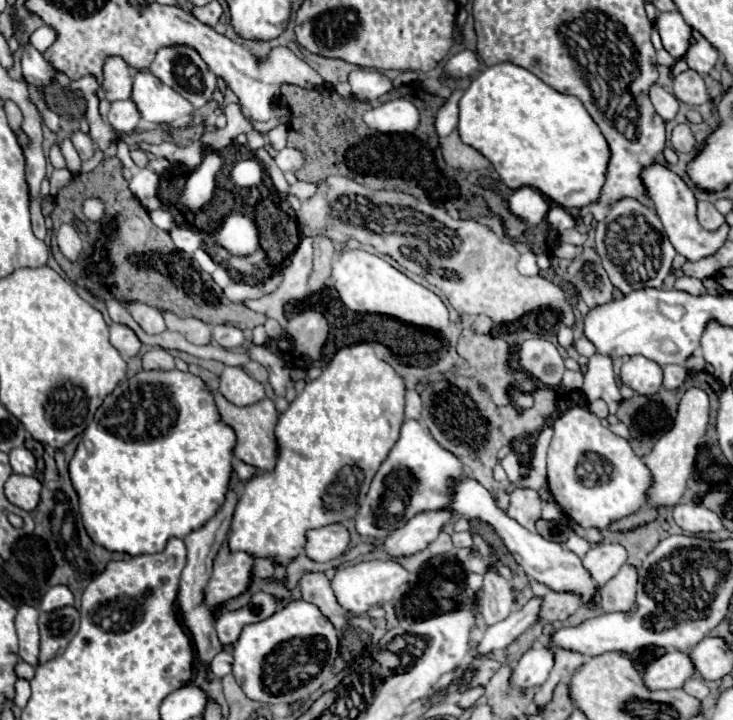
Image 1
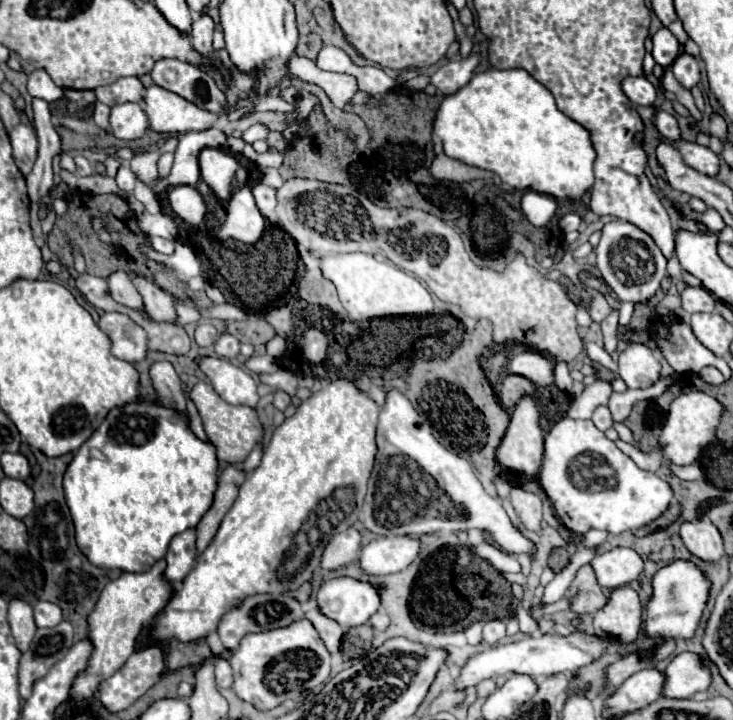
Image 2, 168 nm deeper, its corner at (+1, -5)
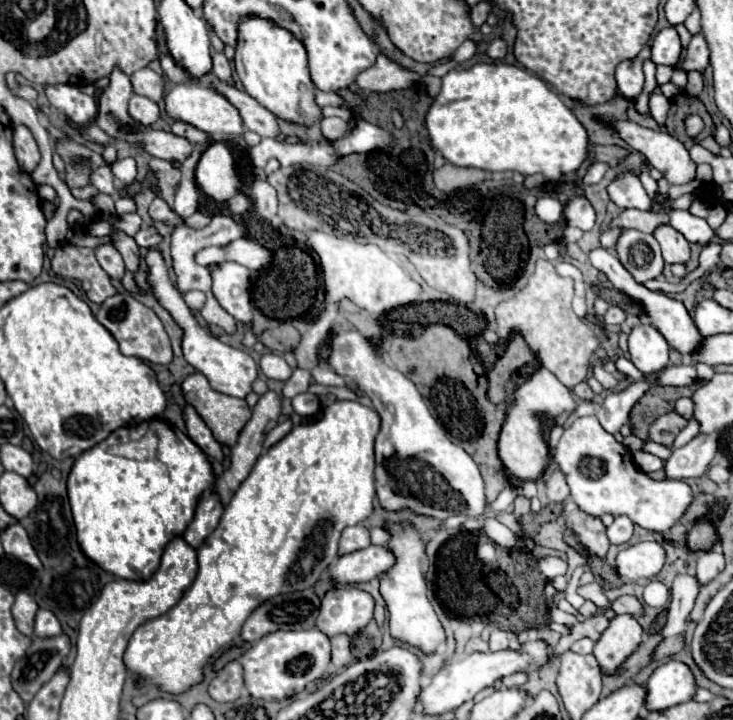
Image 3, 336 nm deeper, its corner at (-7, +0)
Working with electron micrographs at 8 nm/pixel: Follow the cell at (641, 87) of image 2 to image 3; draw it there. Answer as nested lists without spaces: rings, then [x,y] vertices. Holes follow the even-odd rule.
[[[643,47],[639,57],[635,57],[635,61],[623,61],[619,63],[617,71],[615,71],[615,79],[617,79],[617,87],[619,93],[623,93],[625,97],[637,97],[643,91],[645,85],[645,75],[643,75],[643,61],[651,55],[651,47]]]

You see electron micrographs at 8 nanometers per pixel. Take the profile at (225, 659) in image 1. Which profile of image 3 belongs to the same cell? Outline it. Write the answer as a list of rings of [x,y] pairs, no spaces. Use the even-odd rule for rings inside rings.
[[[239,661],[227,663],[209,685],[211,697],[221,703],[235,701],[241,695],[241,689],[243,689],[243,667]]]

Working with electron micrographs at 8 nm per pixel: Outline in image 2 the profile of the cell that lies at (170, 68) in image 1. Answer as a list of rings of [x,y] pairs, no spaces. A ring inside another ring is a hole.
[[[173,58],[159,60],[151,70],[151,78],[157,86],[183,96],[185,100],[209,112],[221,114],[225,110],[227,98],[223,90],[219,90],[217,82],[209,74],[187,62],[179,62]]]

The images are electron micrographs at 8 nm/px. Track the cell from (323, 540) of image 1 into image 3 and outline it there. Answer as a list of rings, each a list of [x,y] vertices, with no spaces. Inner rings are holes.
[[[359,523],[359,525],[347,527],[339,541],[339,555],[347,555],[359,549],[365,549],[367,545],[371,545],[371,539],[369,539],[369,529],[365,525]]]

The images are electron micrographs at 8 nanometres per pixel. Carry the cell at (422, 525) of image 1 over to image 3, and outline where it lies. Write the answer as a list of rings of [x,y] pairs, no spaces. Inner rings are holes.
[[[369,545],[367,549],[339,557],[337,565],[331,567],[331,573],[339,583],[363,583],[387,573],[395,561],[397,559],[389,547]]]

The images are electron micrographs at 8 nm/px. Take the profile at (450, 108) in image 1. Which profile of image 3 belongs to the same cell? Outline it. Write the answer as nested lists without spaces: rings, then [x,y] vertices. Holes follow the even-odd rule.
[[[493,39],[493,41],[489,43],[489,47],[487,47],[487,55],[489,55],[491,59],[503,59],[505,53],[507,53],[507,45],[505,45],[503,39]]]

